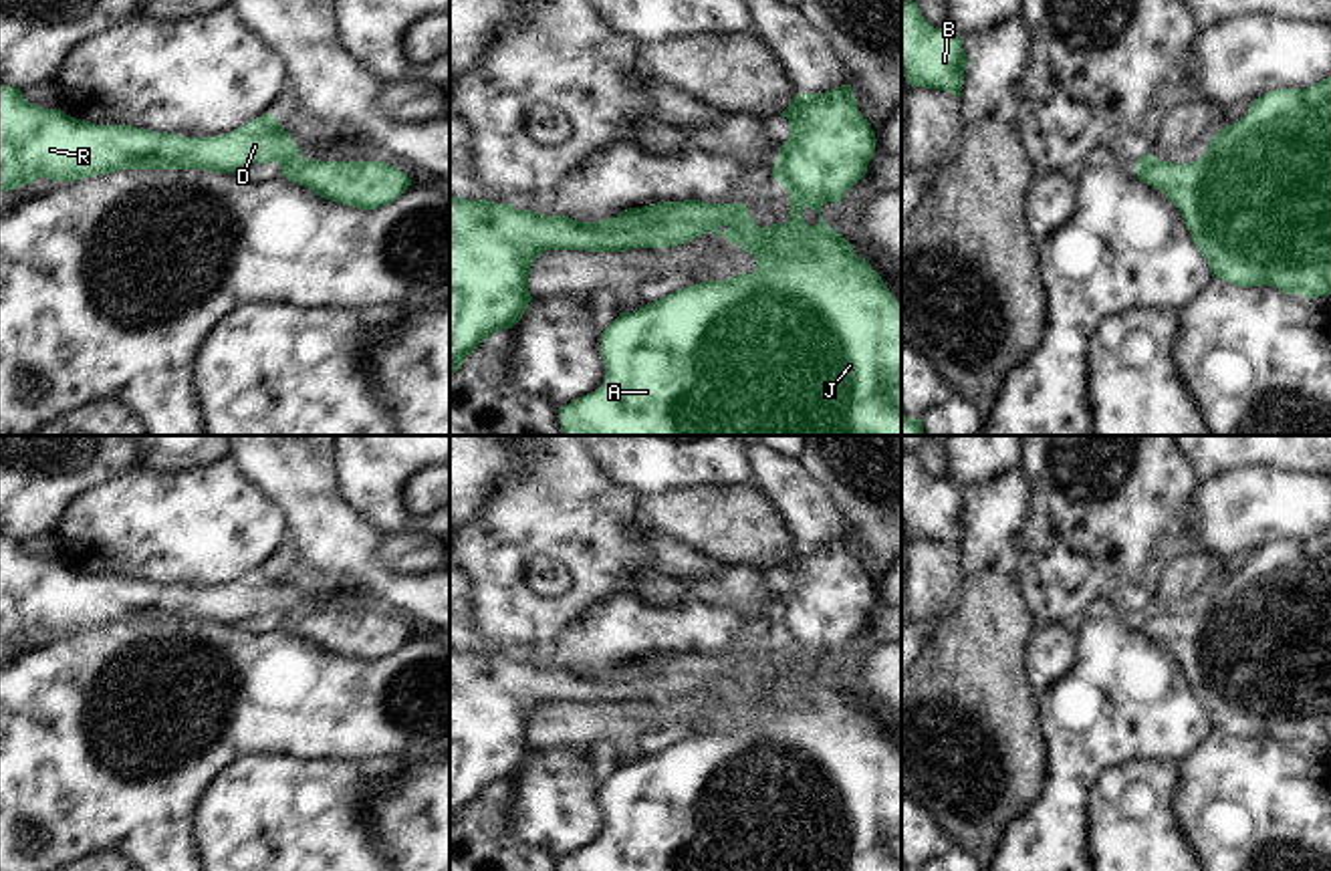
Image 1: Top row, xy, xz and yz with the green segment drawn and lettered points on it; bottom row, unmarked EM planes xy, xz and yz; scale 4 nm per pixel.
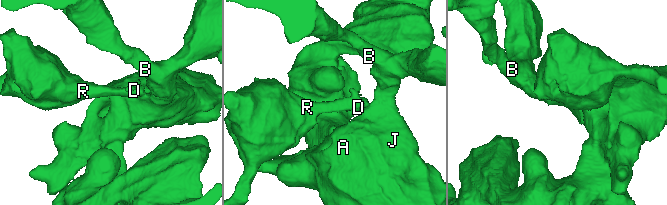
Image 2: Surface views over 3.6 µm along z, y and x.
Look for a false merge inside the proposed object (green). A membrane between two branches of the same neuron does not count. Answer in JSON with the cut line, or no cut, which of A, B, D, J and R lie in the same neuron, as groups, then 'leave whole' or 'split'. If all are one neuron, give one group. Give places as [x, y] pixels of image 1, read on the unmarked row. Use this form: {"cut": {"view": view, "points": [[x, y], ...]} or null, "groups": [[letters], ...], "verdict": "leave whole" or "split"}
{"cut": {"view": "xy", "points": [[303, 611], [283, 626]]}, "groups": [["A", "B", "J"], ["D", "R"]], "verdict": "split"}

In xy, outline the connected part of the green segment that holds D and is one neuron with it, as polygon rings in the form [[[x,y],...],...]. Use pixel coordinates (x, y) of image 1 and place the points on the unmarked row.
[[[0,536],[0,645],[38,629],[79,633],[121,621],[204,621],[234,625],[276,613],[286,625],[302,613],[272,565],[216,589],[179,589],[131,577],[97,577],[28,554]]]

